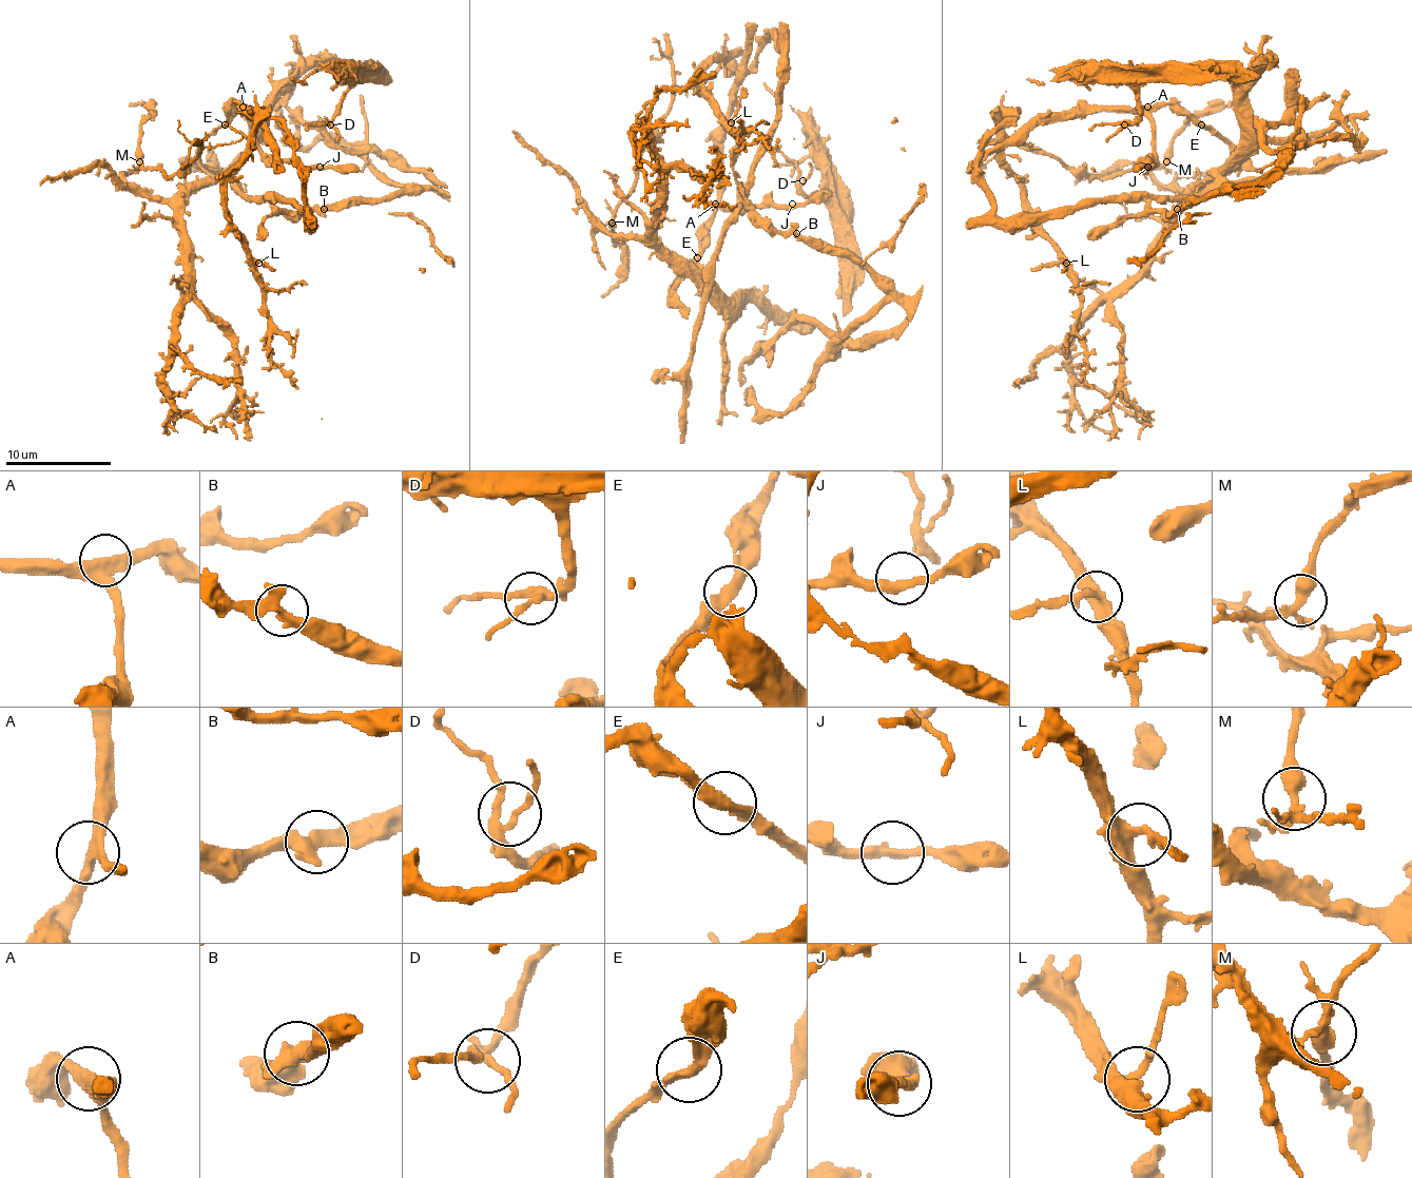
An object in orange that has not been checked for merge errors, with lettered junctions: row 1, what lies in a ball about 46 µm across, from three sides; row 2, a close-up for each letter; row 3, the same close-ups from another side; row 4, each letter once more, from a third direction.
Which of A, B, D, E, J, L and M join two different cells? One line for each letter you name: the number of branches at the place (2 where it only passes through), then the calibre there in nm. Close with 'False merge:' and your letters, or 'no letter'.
B: 3 | 360 nm
E: 2 | 360 nm
False merge: B, E

